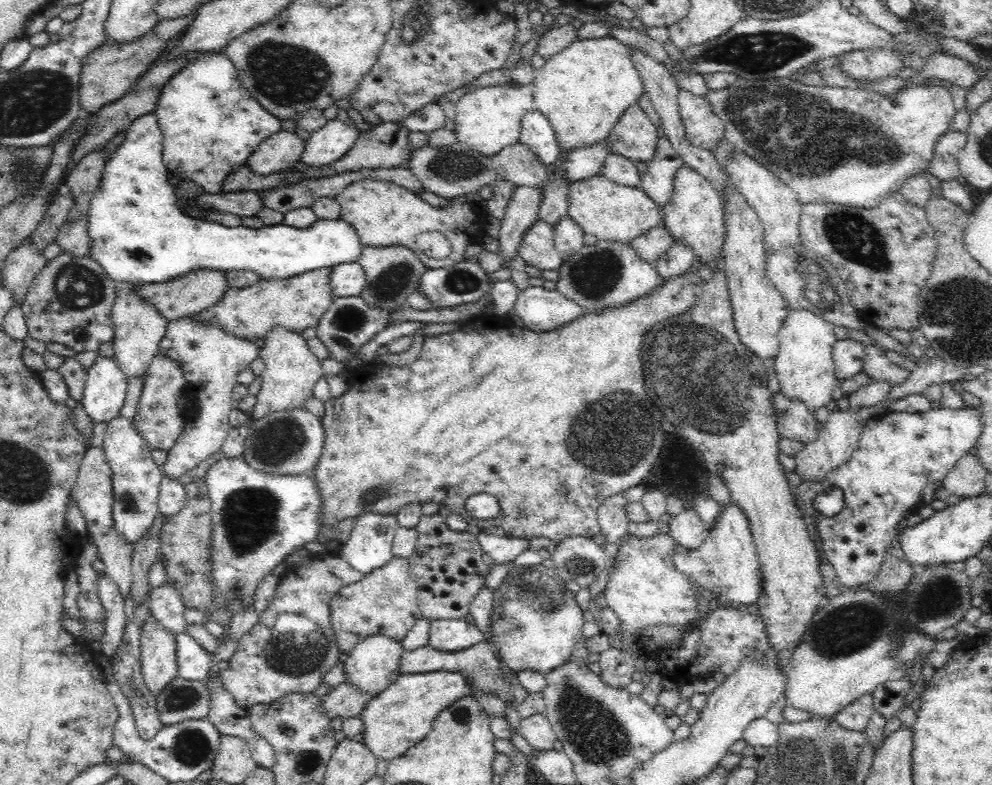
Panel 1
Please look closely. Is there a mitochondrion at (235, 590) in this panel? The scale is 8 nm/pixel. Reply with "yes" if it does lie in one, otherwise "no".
yes

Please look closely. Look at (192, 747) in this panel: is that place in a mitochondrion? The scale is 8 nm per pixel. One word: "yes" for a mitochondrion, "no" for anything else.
yes

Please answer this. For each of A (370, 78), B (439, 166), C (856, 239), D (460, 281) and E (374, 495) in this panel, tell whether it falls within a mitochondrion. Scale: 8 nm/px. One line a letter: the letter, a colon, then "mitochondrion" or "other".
A: other
B: mitochondrion
C: mitochondrion
D: mitochondrion
E: mitochondrion

